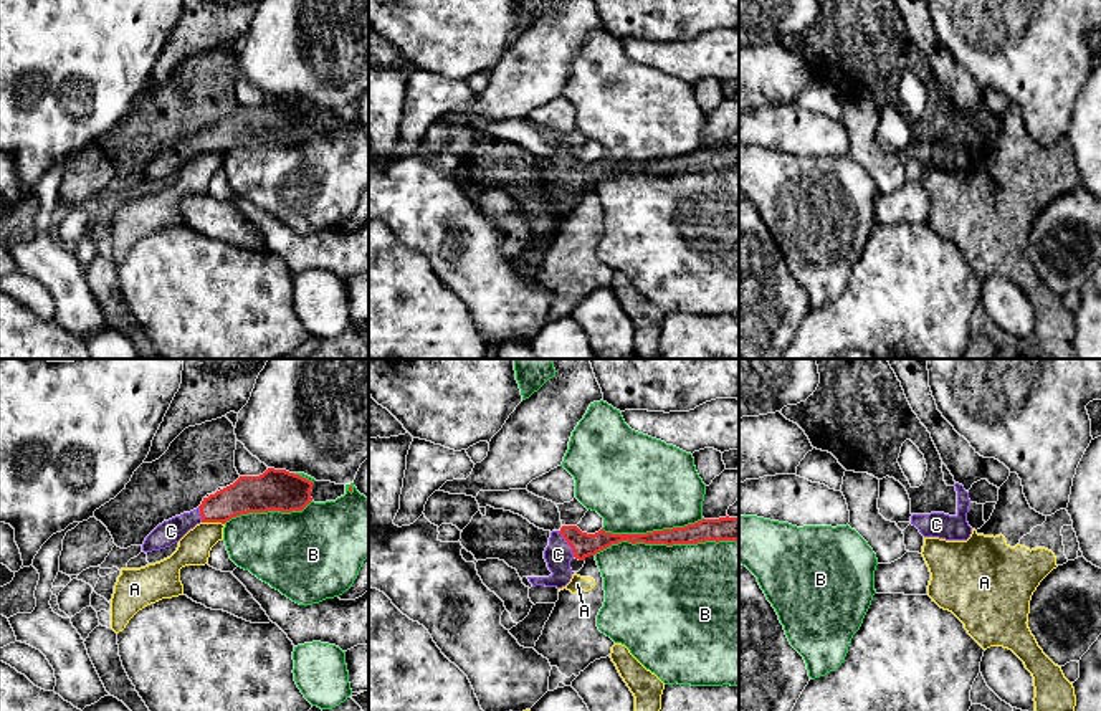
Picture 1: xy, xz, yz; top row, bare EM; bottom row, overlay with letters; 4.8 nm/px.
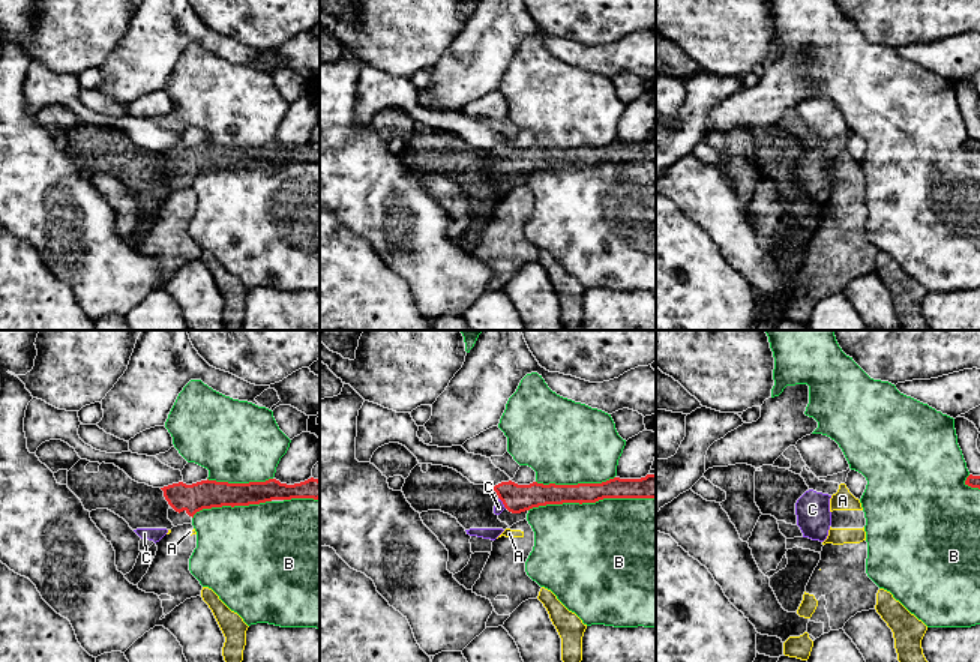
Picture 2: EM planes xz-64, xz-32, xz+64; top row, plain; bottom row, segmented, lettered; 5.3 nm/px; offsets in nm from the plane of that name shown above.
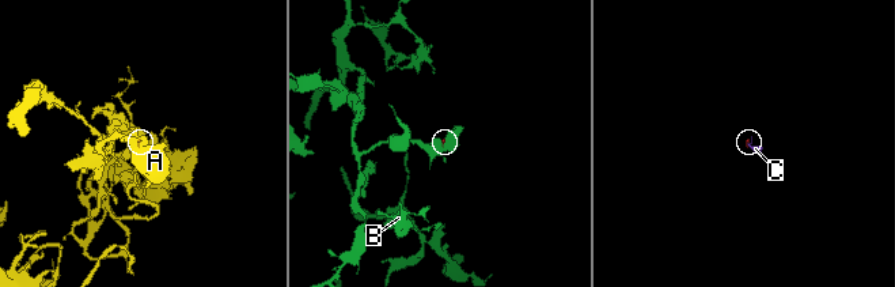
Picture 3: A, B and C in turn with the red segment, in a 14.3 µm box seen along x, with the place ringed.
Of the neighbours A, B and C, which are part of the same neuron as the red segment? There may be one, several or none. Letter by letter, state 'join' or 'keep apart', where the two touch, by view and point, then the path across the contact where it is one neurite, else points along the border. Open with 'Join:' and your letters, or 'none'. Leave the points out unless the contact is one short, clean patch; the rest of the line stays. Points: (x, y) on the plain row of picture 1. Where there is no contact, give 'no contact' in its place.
Join: C
A: keep apart; contact xy (214, 151); border xy (202, 151), (220, 151), (224, 154)
B: keep apart; contact xz (665, 172)
C: join; contact xz (569, 174); way xz (582, 174), (569, 174), (557, 184)

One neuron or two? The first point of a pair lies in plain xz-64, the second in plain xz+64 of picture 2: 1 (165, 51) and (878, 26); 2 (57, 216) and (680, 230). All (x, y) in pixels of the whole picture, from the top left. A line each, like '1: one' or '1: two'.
1: two
2: two

